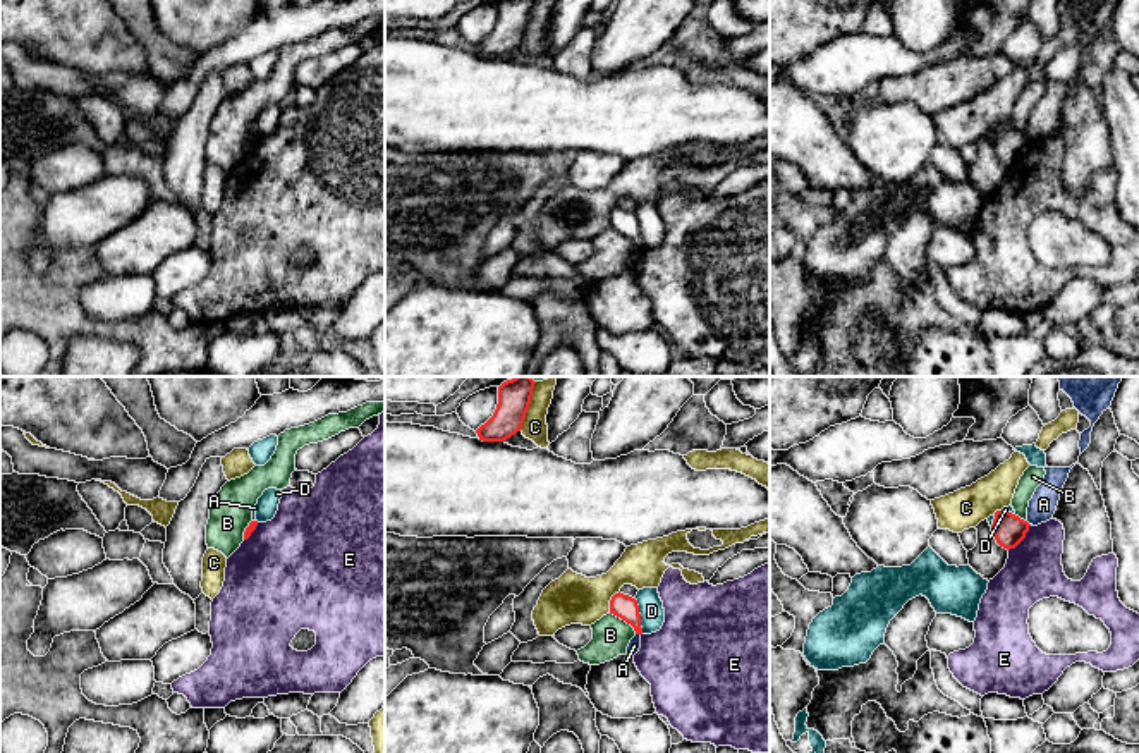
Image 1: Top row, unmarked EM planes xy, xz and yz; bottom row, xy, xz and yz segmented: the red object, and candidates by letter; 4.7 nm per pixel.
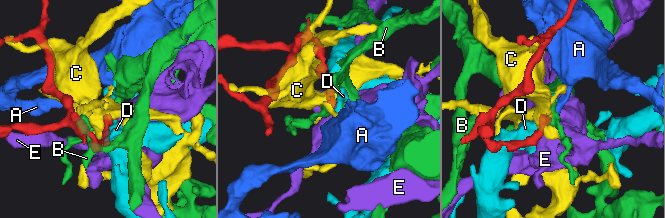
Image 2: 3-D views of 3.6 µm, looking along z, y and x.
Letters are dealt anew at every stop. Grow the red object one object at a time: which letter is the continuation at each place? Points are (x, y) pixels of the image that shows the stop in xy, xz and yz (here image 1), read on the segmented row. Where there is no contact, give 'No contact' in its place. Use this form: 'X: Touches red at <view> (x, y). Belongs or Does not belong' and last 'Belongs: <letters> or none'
A: Touches red at xz (638, 633). Does not belong
B: Touches red at xz (624, 619). Does not belong
C: Touches red at xz (528, 406). Does not belong
D: Touches red at xz (639, 616). Does not belong
E: Touches red at yz (1023, 538). Does not belong
Belongs: none

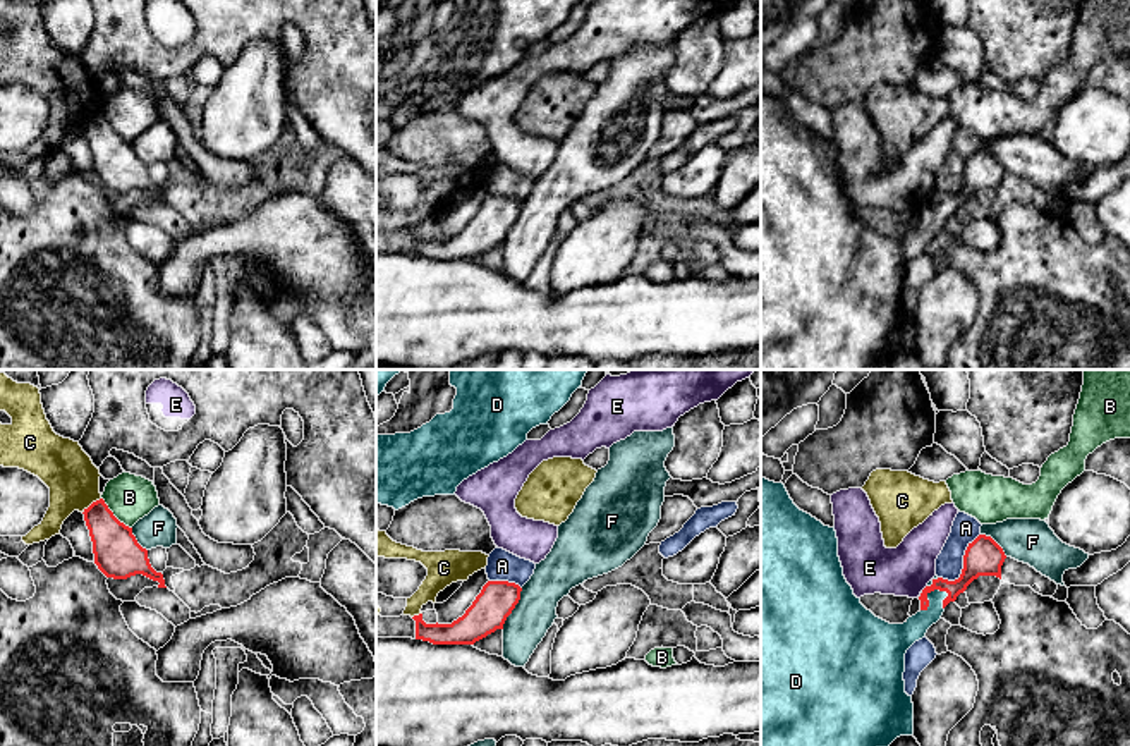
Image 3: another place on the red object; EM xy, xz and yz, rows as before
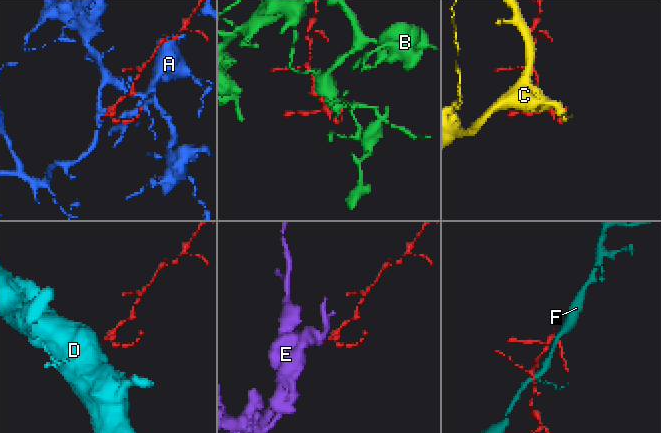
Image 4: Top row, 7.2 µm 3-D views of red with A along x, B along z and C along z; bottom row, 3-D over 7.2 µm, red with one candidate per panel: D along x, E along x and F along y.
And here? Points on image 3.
A: Touches red at yz (964, 566). Does not belong
B: Touches red at xy (112, 514). Does not belong
C: Touches red at xy (91, 504). Does not belong
D: Touches red at yz (929, 592). Belongs
E: Touches red at yz (924, 588). Does not belong
F: Touches red at xz (514, 607). Does not belong
Belongs: D

